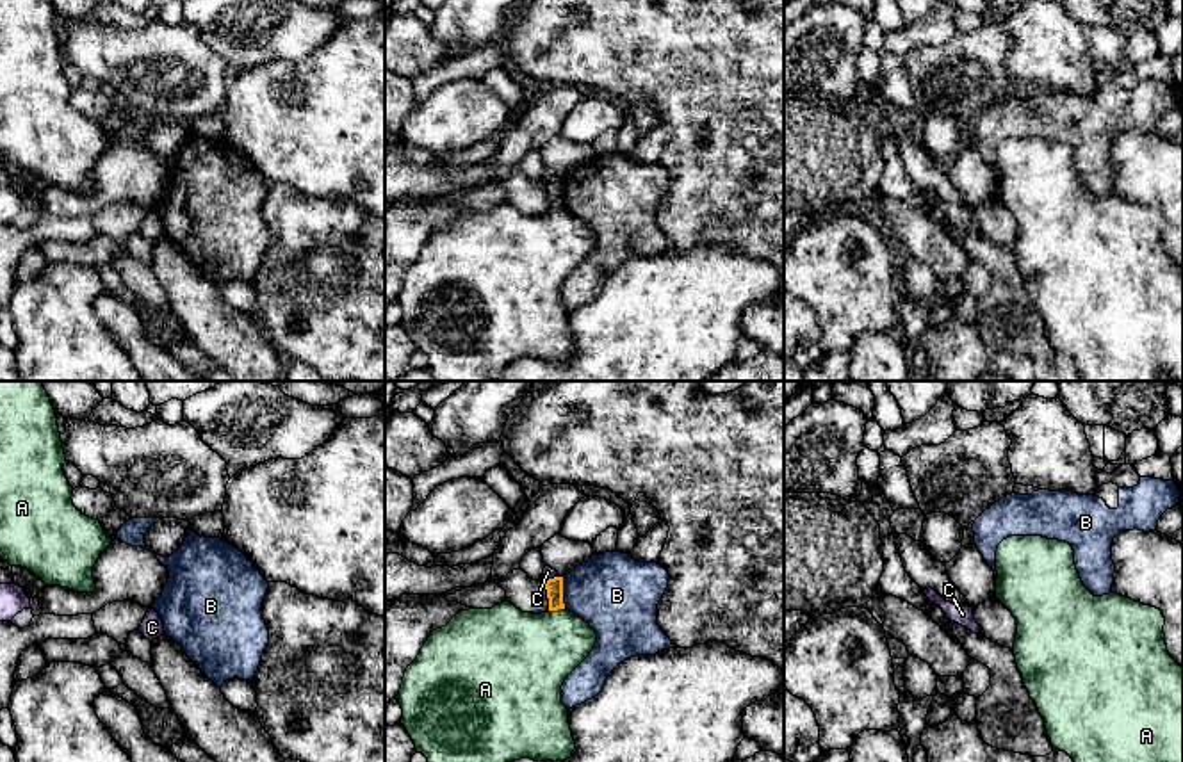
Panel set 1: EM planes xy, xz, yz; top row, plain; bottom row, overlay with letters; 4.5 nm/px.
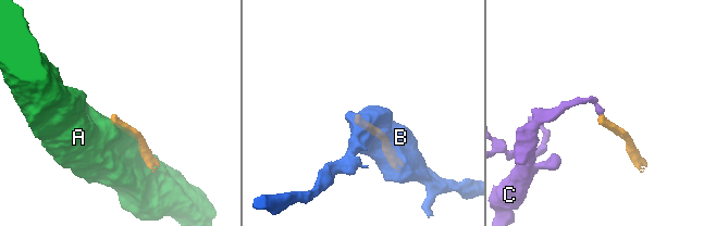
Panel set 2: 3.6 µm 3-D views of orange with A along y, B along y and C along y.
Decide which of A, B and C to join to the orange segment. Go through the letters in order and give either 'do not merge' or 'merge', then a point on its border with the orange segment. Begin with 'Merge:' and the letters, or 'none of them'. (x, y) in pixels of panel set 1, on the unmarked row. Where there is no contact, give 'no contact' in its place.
Merge: none of them
A: do not merge; contact xz (556, 210)
B: do not merge; contact xz (562, 194)
C: do not merge; contact xz (551, 180)

